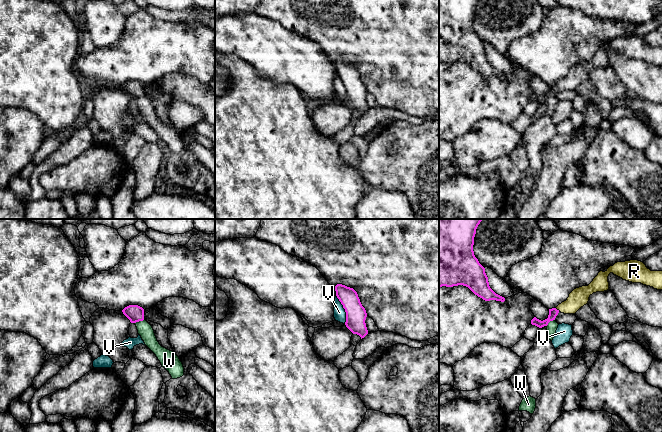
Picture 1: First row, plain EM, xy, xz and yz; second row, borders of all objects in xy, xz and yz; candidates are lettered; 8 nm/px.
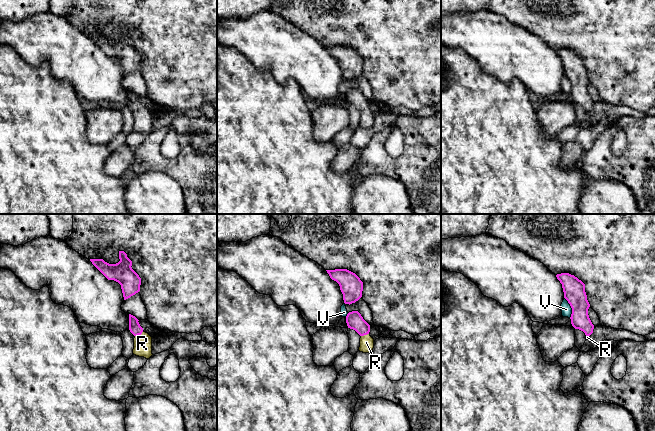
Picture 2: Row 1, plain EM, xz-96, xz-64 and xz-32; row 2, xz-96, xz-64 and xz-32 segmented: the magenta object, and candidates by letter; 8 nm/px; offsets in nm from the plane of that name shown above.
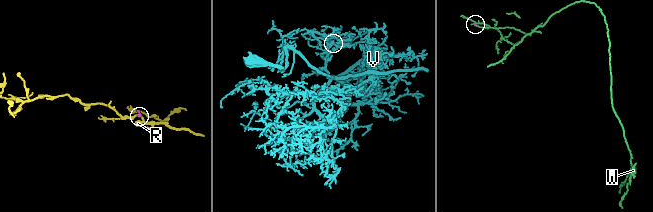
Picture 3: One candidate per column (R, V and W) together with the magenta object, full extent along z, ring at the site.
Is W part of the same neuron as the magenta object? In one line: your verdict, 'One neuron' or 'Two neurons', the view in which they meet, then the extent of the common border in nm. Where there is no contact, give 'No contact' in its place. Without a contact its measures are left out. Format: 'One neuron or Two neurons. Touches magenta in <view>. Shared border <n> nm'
Two neurons. Touches magenta in yz. Shared border 90 nm

